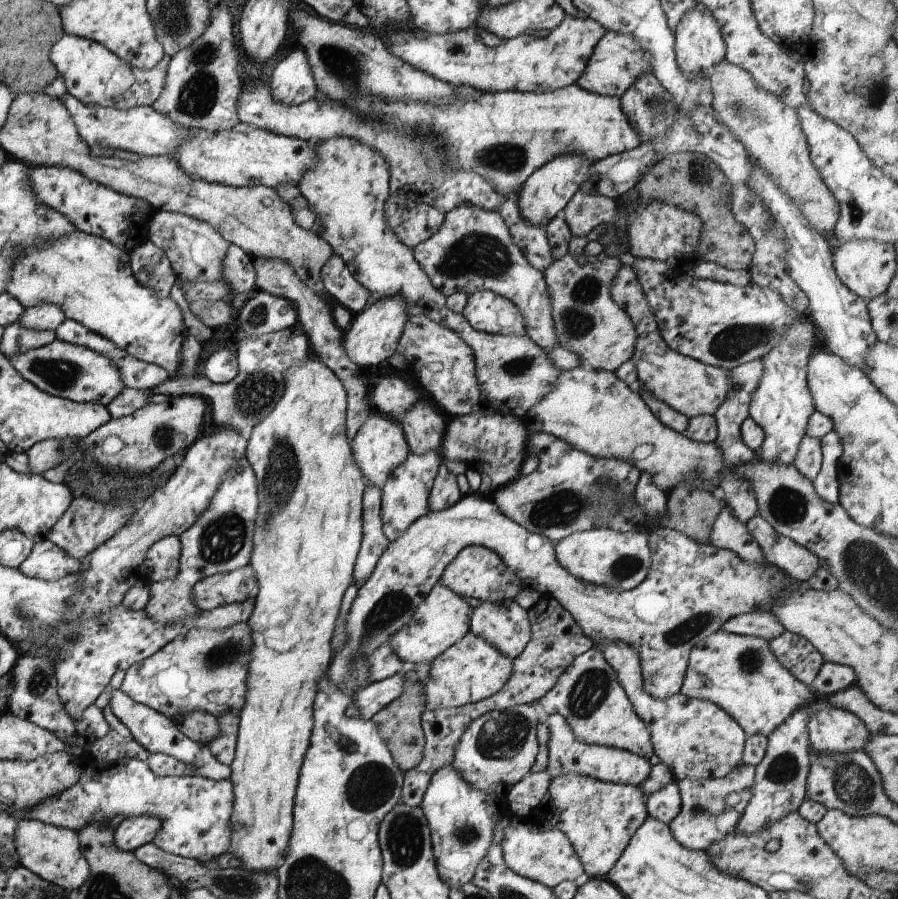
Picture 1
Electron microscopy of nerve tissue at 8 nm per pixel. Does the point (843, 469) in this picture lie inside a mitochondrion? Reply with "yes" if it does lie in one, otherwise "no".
no

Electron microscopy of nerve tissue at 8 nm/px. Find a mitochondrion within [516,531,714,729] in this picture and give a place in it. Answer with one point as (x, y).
(589, 691)

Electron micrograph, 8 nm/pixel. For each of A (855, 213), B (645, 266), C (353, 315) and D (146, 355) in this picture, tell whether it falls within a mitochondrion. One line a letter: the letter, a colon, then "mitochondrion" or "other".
A: other
B: other
C: other
D: other

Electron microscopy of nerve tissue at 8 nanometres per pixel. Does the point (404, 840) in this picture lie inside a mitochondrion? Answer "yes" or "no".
yes

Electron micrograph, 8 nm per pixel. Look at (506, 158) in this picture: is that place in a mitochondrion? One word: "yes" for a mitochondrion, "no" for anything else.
yes

